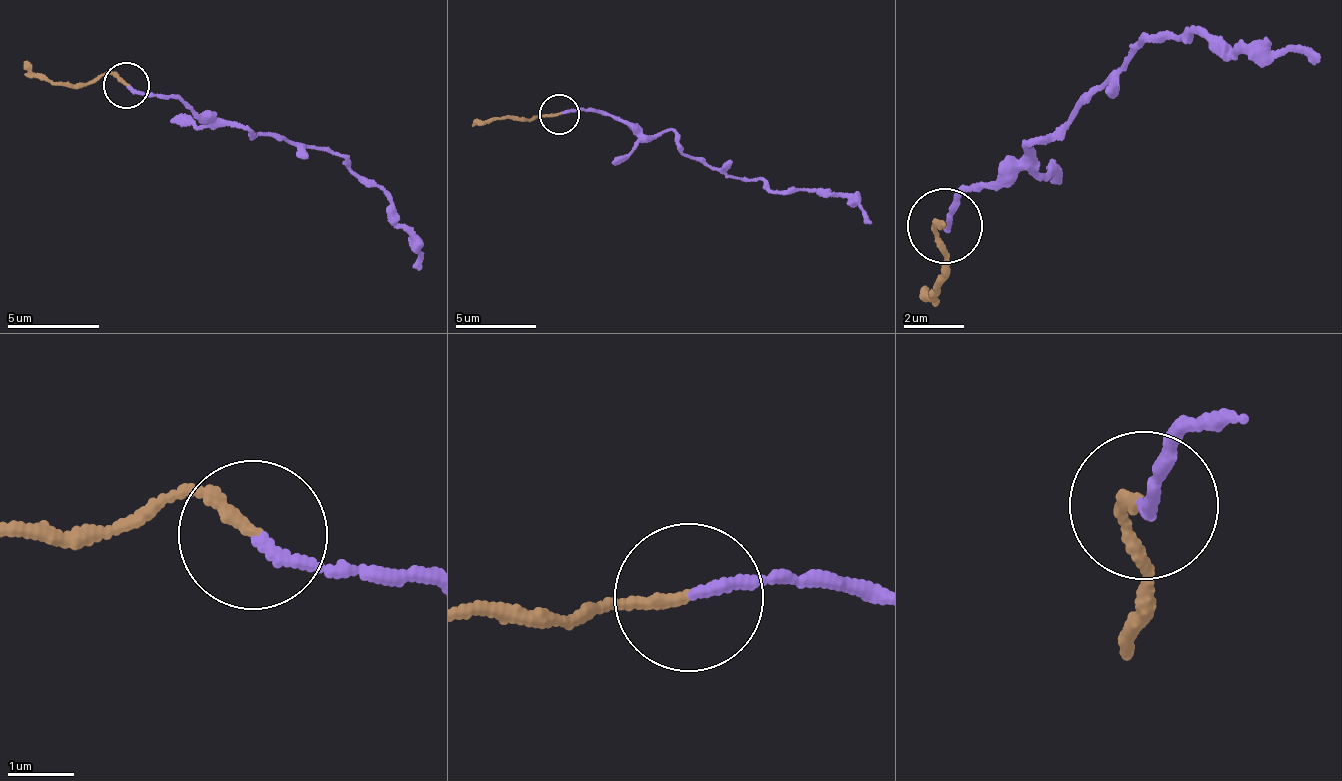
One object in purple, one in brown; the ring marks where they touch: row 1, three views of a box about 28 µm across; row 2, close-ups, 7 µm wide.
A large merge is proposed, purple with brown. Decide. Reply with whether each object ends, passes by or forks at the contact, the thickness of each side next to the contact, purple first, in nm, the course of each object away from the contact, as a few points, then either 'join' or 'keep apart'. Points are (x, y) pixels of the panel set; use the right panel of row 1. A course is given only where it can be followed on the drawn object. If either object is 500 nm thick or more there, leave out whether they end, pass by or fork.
purple ends | brown ends | 150/170 nm | purple via (946, 228), (971, 184), (1021, 166), (1143, 35), (1201, 28), (1253, 50), (1318, 57) | brown via (946, 228), (932, 235), (944, 264), (932, 292), (929, 287) | keep apart

